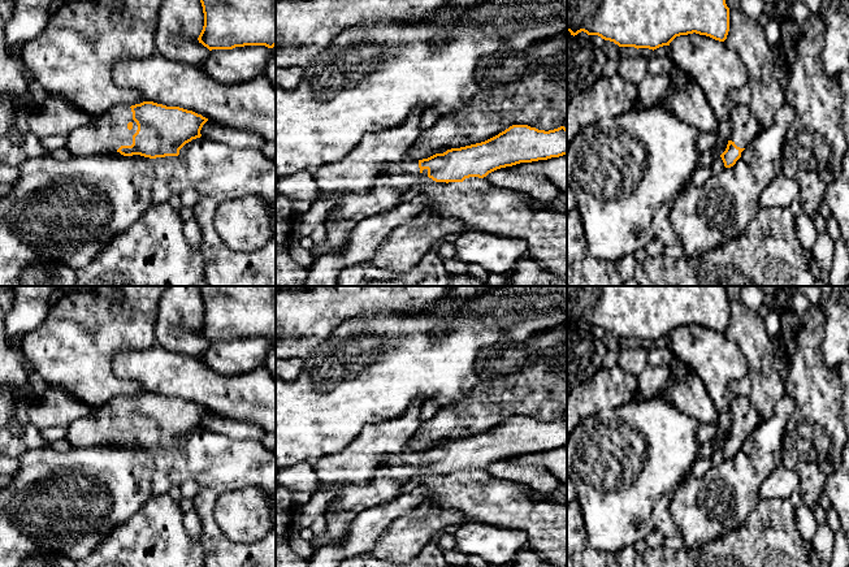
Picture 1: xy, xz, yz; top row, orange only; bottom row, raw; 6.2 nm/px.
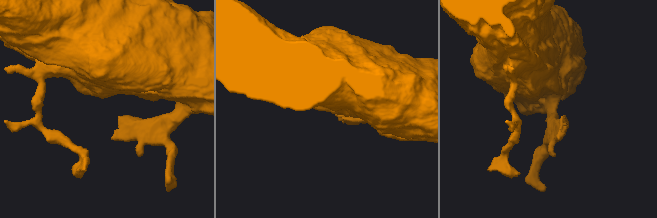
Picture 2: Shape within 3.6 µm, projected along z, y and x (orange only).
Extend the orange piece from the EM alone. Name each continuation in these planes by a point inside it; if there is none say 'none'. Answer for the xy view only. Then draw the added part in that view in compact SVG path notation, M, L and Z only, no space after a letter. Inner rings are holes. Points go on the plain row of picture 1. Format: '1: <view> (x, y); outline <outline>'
1: xy (107, 424); outline M117 397L111 403L94 410L66 428L66 440L73 449L88 449L117 443L121 437L131 437L138 416L131 399Z

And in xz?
1: xz (395, 470); outline M404 449L385 455L367 484L346 485L337 495L333 511L325 518L325 532L311 541L313 554L341 540L359 512L390 502L400 493L400 486L423 469L428 469L428 460L421 463L419 451Z

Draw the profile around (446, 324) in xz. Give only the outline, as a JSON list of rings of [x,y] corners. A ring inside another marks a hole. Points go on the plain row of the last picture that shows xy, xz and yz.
[[[443,316],[439,323],[432,330],[432,339],[438,342],[447,337],[455,328],[456,323],[454,321],[455,316]]]

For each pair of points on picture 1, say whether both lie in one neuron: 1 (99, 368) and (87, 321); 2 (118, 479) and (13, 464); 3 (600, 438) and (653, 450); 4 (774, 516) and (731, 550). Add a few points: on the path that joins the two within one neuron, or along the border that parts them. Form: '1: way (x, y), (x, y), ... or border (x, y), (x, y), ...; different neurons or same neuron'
1: way (87, 356), (87, 333); same neuron
2: border (20, 458), (20, 468), (13, 475); different neurons
3: way (613, 451), (618, 457), (640, 457); same neuron
4: way (763, 527), (741, 549); same neuron

